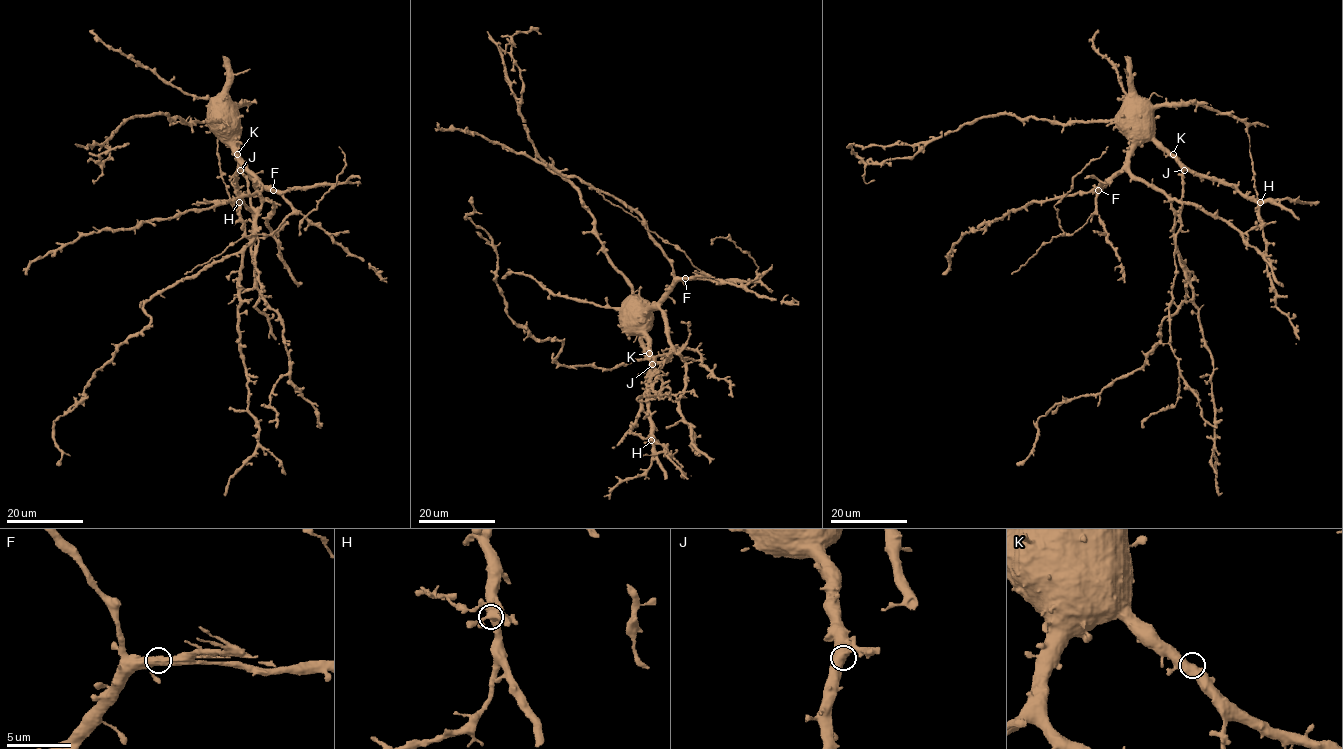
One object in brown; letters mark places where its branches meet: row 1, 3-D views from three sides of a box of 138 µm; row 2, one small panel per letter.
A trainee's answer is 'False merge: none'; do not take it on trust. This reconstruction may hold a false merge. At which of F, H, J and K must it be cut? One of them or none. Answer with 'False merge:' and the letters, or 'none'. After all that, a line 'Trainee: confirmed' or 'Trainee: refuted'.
False merge: none
Trainee: confirmed

